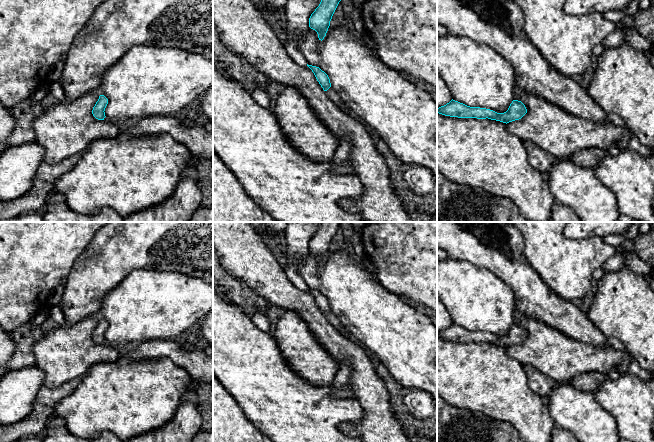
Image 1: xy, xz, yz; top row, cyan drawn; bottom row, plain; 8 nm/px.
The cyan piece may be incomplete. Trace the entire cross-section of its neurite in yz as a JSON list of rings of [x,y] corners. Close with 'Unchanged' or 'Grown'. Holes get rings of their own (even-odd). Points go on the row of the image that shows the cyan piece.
[[[452,99],[446,105],[437,108],[437,113],[458,118],[488,118],[507,124],[521,119],[527,113],[527,109],[521,101],[513,100],[506,112],[497,113],[486,108],[470,107]]]. Unchanged

